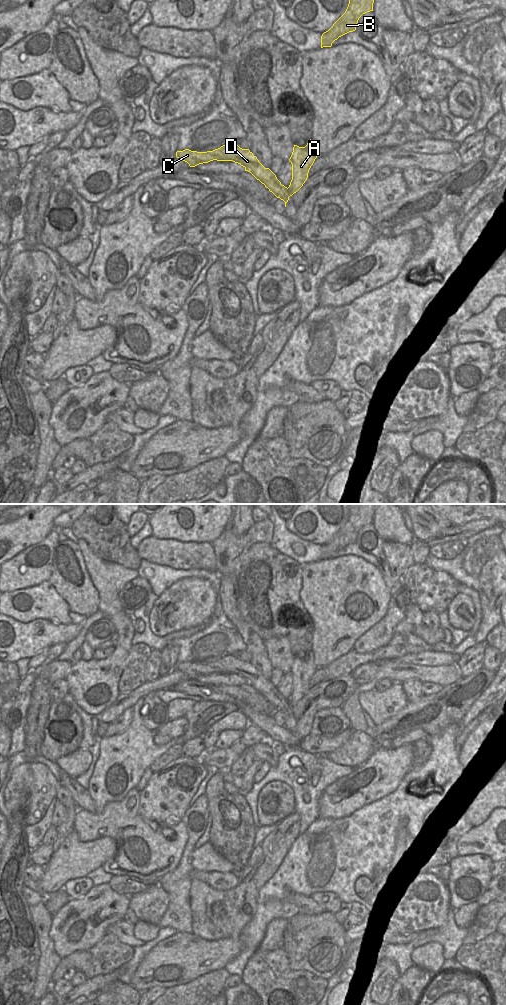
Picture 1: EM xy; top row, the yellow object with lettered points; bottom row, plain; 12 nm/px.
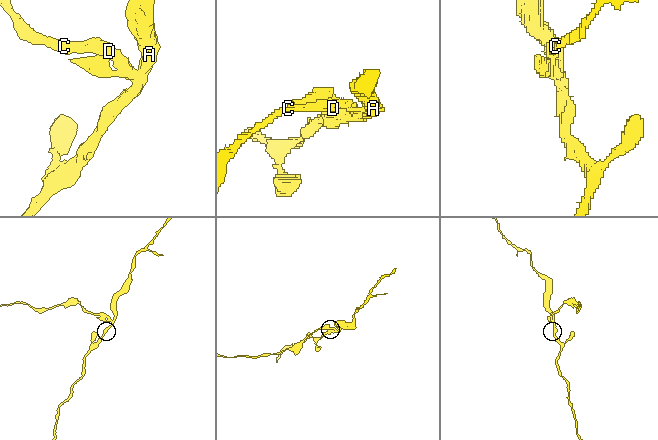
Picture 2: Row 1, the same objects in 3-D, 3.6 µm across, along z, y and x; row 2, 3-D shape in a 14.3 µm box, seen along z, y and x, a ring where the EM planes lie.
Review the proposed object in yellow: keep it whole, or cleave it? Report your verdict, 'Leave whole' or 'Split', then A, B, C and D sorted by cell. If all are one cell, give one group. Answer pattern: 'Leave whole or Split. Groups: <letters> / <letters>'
Split. Groups: A B / C D.

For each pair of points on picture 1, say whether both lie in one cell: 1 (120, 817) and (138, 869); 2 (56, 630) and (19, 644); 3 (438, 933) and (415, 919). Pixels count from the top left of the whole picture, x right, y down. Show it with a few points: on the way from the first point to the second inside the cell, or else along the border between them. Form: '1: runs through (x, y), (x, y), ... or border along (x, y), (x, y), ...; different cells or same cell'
1: runs through (129, 830), (135, 839), (135, 856); same cell
2: runs through (47, 633), (28, 639); same cell
3: border along (448, 913), (444, 925), (422, 931); different cells

